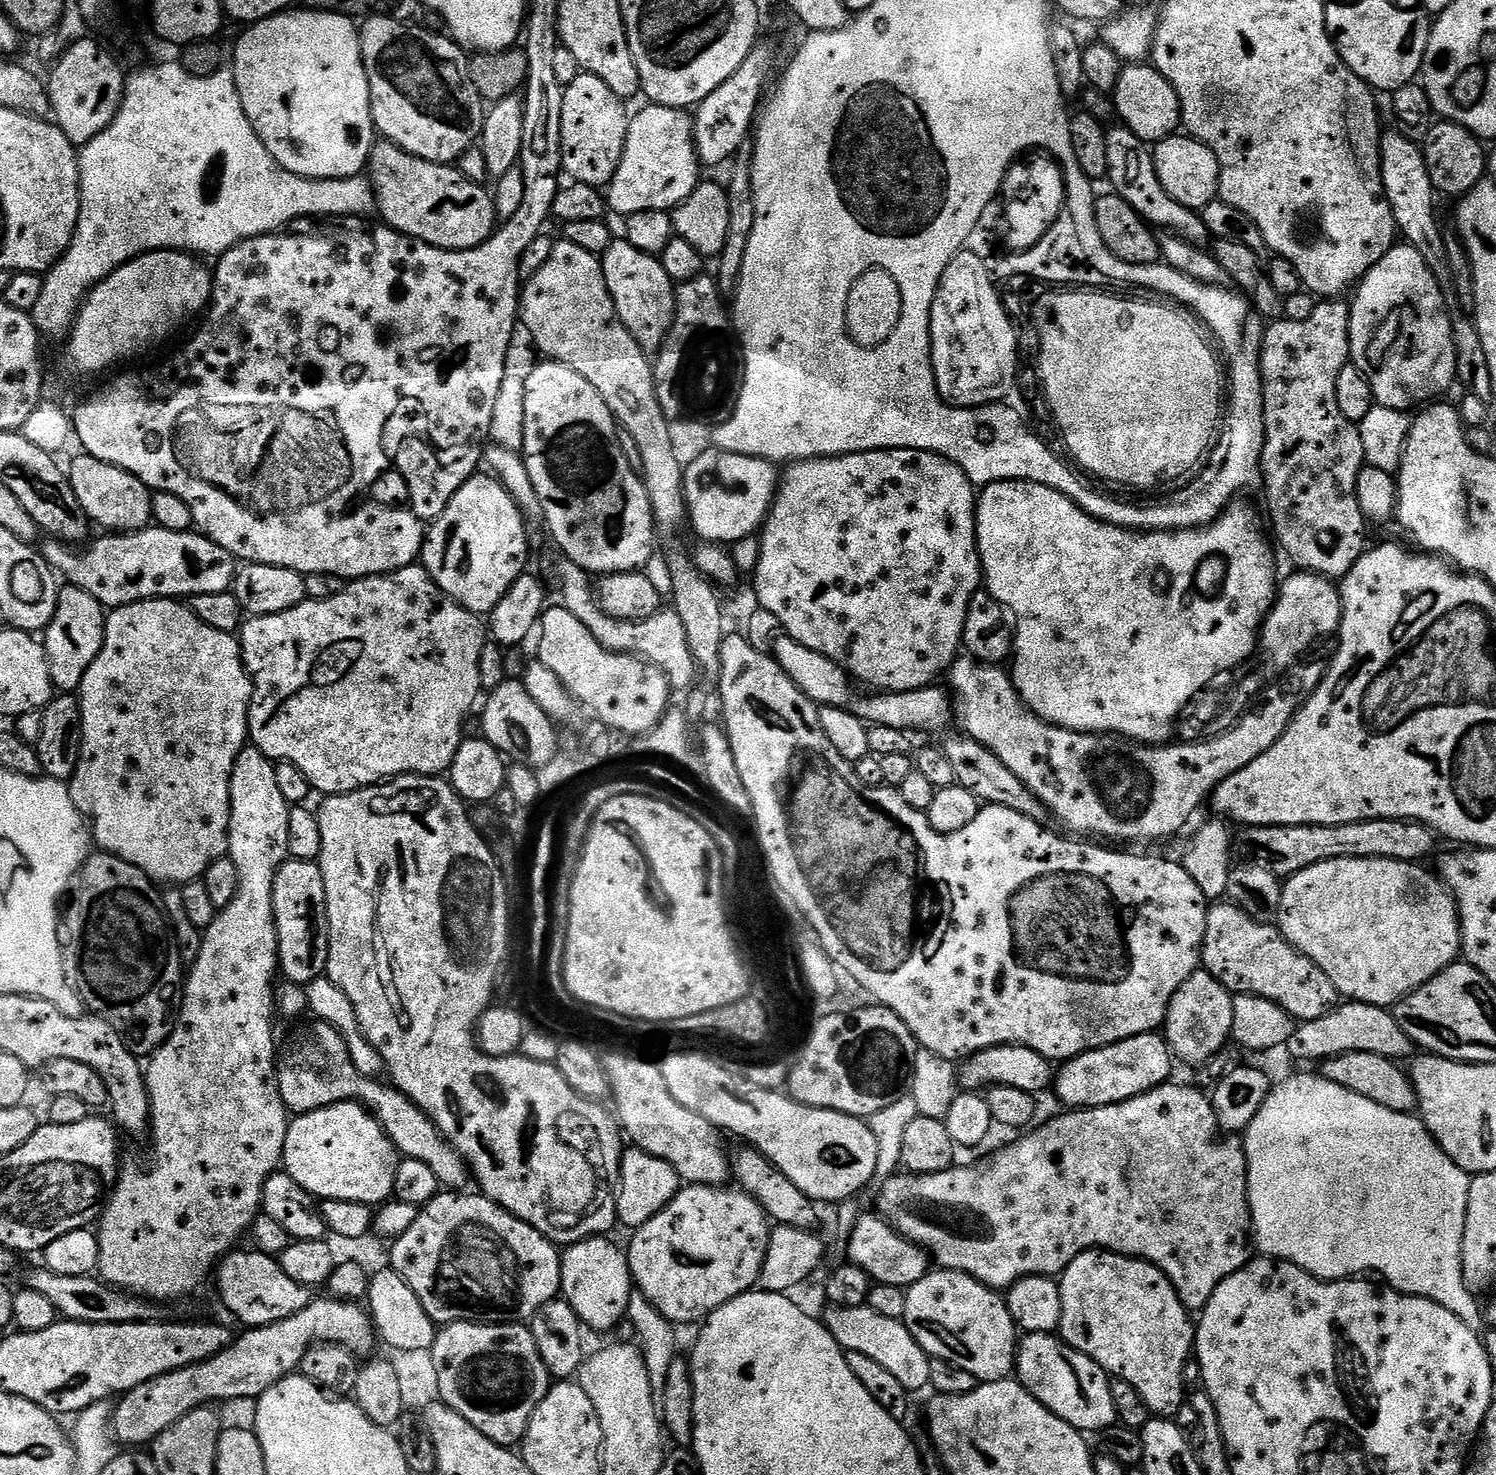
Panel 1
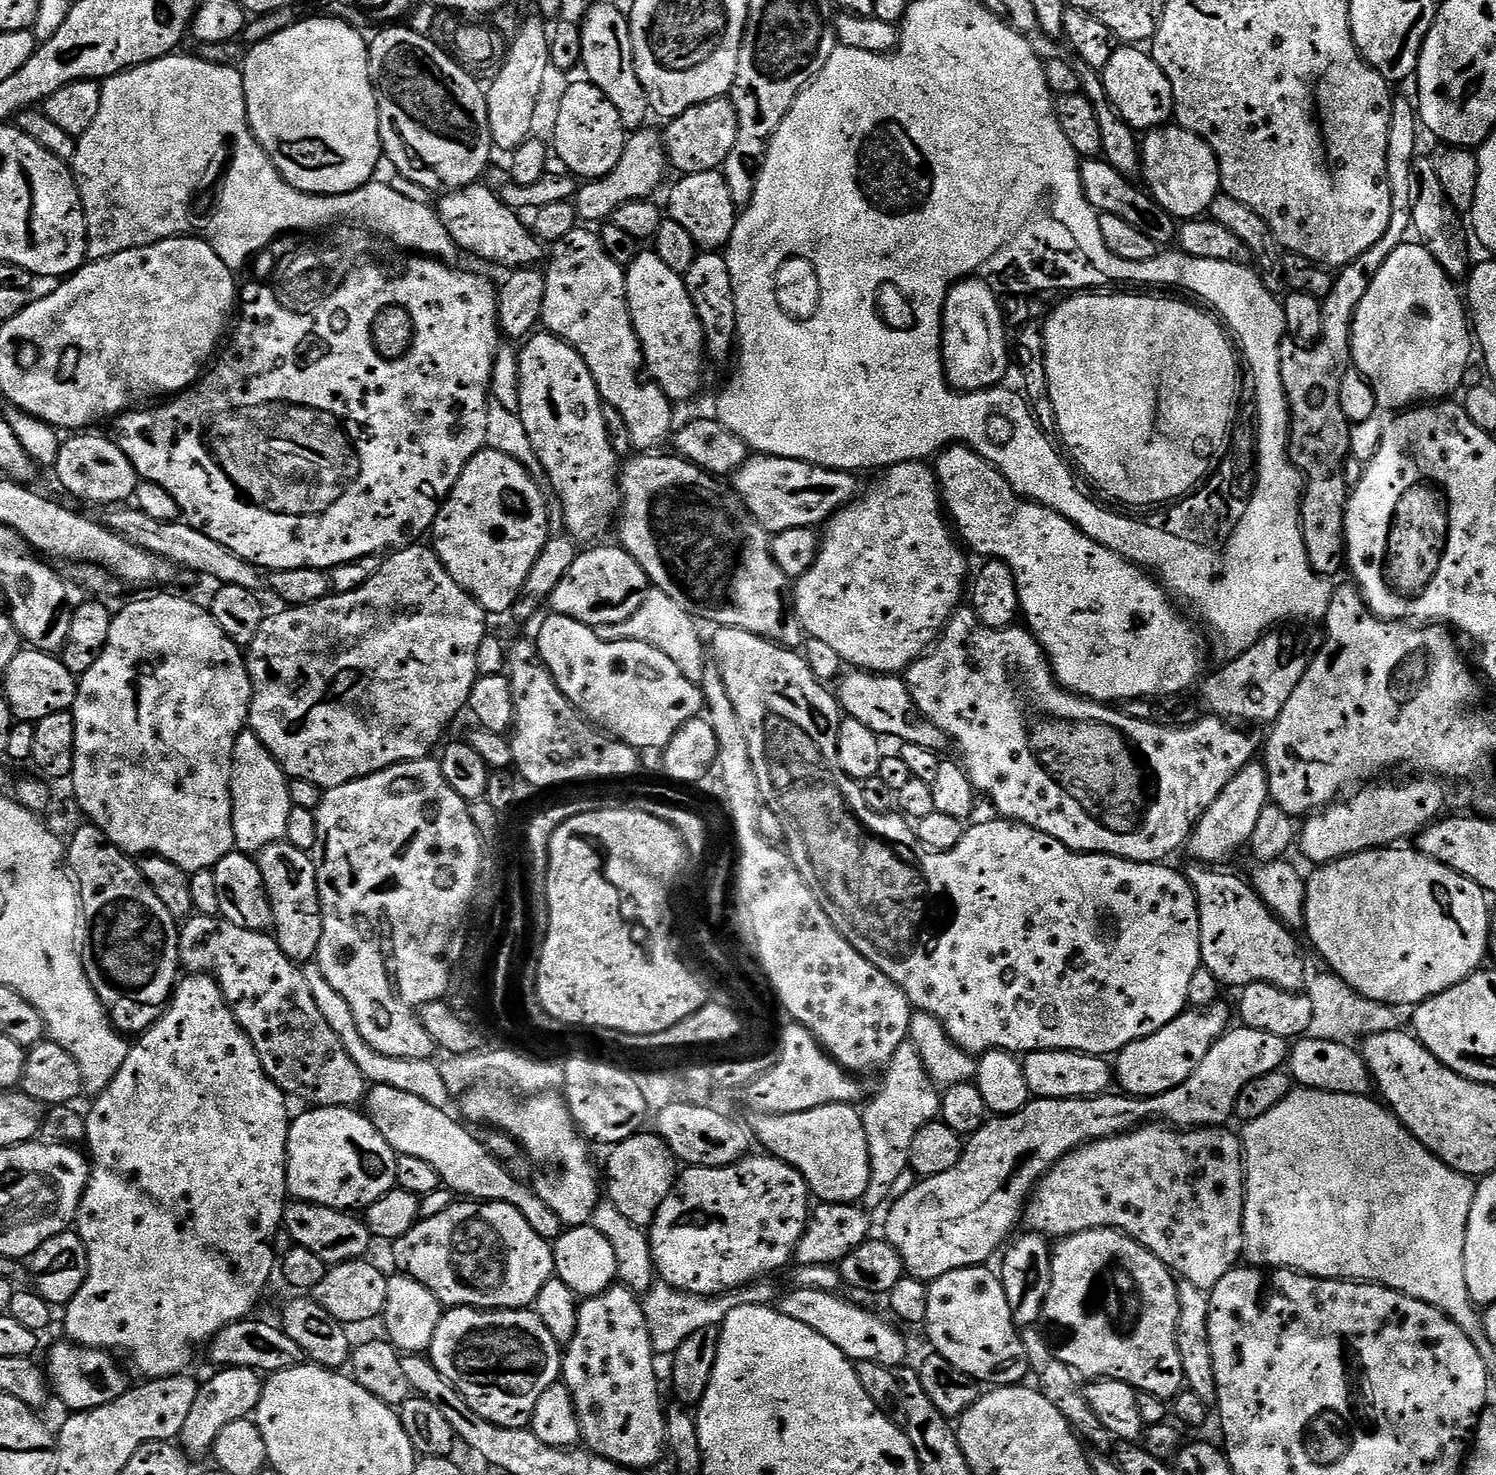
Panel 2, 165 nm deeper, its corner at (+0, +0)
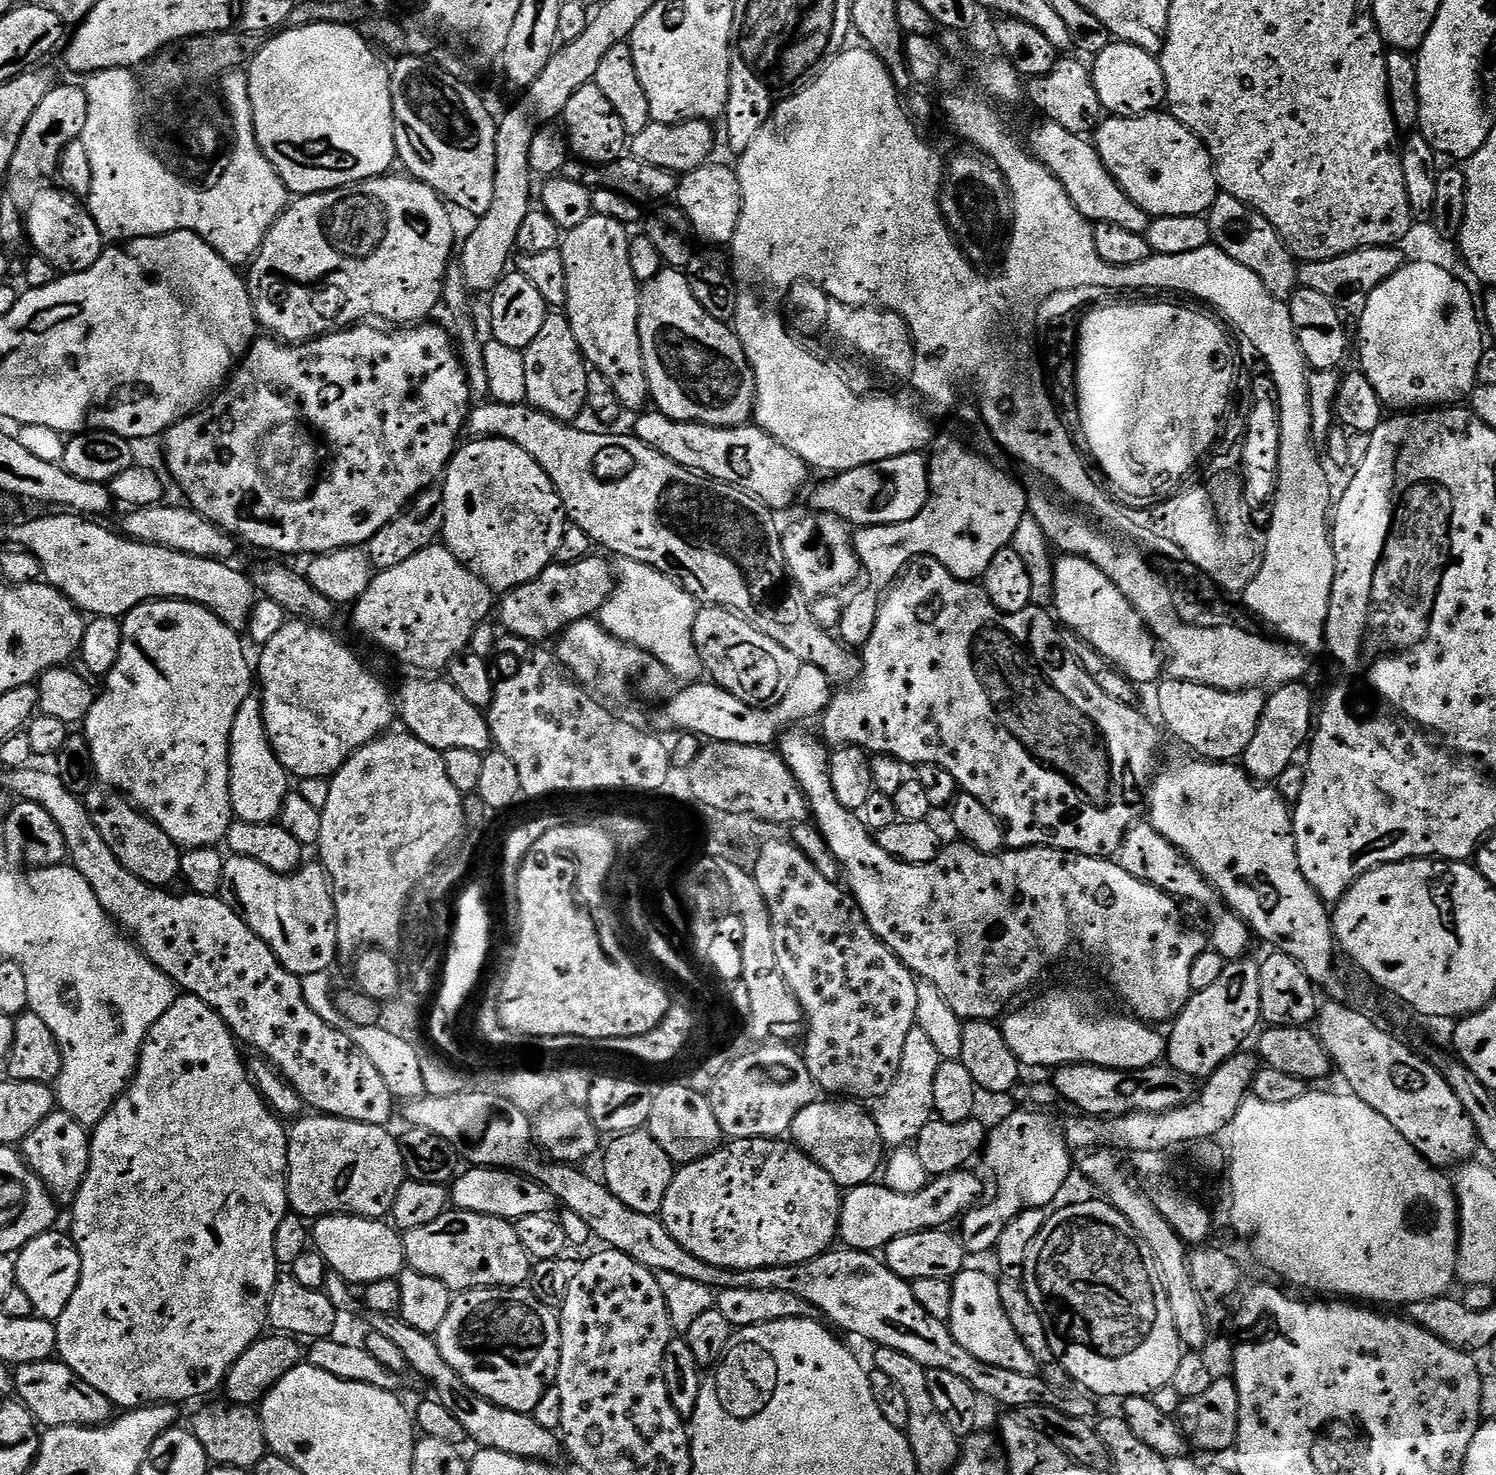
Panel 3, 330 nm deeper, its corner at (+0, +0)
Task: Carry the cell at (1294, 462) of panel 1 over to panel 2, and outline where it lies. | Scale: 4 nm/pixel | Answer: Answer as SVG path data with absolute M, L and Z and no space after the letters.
M1397 95L1392 101L1390 134L1386 134L1386 170L1392 195L1390 226L1386 226L1386 234L1382 234L1382 238L1378 238L1378 242L1374 242L1366 254L1358 254L1354 262L1339 269L1330 294L1322 302L1324 329L1319 340L1311 346L1305 346L1288 338L1280 348L1282 386L1286 390L1288 413L1292 419L1288 453L1296 469L1304 475L1300 525L1304 531L1310 566L1325 578L1335 577L1335 572L1339 568L1343 569L1346 564L1344 511L1348 509L1350 486L1343 477L1343 466L1350 457L1350 425L1346 414L1342 414L1342 405L1338 403L1338 389L1352 364L1352 323L1362 298L1366 298L1366 290L1370 290L1370 282L1374 282L1374 278L1378 278L1378 270L1382 270L1382 262L1386 262L1386 258L1390 258L1398 246L1405 244L1413 231L1410 174L1411 166L1418 158L1416 143L1420 140L1420 132L1422 125L1417 105Z

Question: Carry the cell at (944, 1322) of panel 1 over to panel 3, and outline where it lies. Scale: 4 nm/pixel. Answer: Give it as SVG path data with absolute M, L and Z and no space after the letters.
M972 1266L956 1275L952 1281L952 1297L950 1298L950 1318L948 1329L954 1334L954 1342L962 1346L974 1358L982 1358L982 1362L990 1362L990 1366L1002 1366L1006 1370L1018 1370L1018 1374L1037 1375L1038 1369L1034 1358L1030 1358L1030 1350L1022 1346L1022 1338L1014 1334L1014 1326L1010 1326L1010 1318L1006 1310L1002 1310L1002 1298L997 1277L988 1272L979 1272Z

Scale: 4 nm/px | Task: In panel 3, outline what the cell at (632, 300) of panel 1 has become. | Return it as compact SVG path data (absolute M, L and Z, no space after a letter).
M667 266L640 289L638 334L650 400L659 411L682 422L698 422L719 428L737 428L753 419L756 411L756 379L746 358L746 350L735 331L725 321L716 320L694 298L687 275Z

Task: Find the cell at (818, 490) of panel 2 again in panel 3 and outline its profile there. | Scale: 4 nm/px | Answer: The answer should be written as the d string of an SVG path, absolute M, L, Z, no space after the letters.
M923 451L898 454L877 464L863 464L849 472L829 475L814 488L807 493L812 512L834 514L857 529L910 522L922 514L930 494L928 456Z

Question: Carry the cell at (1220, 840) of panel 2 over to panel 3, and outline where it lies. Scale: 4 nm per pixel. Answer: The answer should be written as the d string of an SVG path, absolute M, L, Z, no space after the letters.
M1303 681L1279 685L1273 691L1275 693L1265 699L1253 741L1242 757L1242 767L1253 780L1267 784L1274 782L1295 761L1300 748L1307 745L1314 726L1314 704L1312 708L1312 694L1306 685Z

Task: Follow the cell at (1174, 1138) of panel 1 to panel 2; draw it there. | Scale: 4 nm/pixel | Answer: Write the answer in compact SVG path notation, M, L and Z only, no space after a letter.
M1145 1122L1127 1132L1121 1132L1118 1136L1109 1136L1106 1140L1094 1140L1082 1144L1073 1152L1065 1154L1037 1183L1032 1195L1028 1197L1028 1203L1024 1205L1023 1223L1028 1223L1027 1227L1031 1231L1049 1238L1073 1236L1095 1228L1113 1228L1125 1232L1127 1236L1146 1246L1146 1250L1157 1256L1180 1280L1194 1282L1198 1290L1211 1293L1212 1288L1218 1286L1218 1282L1222 1282L1222 1278L1226 1278L1228 1271L1237 1267L1244 1256L1244 1181L1246 1179L1244 1146L1241 1137L1237 1133L1235 1136L1234 1133L1227 1132L1228 1130L1224 1126L1181 1130L1163 1122Z

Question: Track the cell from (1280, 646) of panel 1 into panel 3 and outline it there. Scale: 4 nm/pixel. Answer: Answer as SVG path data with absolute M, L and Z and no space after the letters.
M1171 678L1161 679L1155 688L1159 723L1165 729L1168 727L1192 751L1189 753L1213 762L1236 762L1243 757L1262 718L1266 696L1260 688L1227 692L1221 688Z

